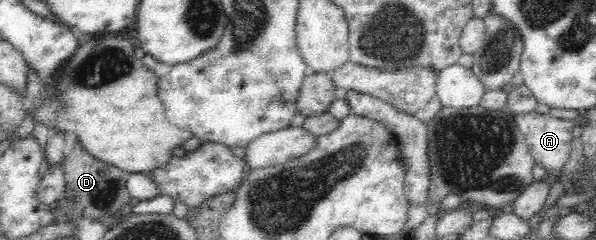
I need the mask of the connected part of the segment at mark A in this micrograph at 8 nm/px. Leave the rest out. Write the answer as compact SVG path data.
M532 111L515 114L515 121L526 137L534 164L543 167L546 176L556 178L568 162L577 120L560 120Z

